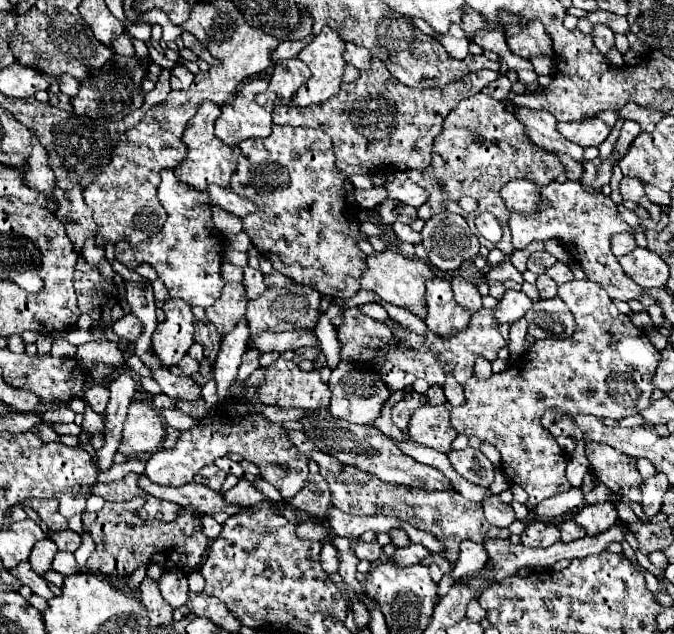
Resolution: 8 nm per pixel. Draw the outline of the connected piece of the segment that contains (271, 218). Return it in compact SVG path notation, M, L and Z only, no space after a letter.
M273 126L269 138L249 138L249 140L239 142L239 148L241 148L241 154L239 154L239 160L237 160L237 170L231 176L231 190L235 194L251 200L257 206L257 210L253 214L243 218L243 230L249 234L249 238L251 238L253 246L257 248L257 252L263 258L267 258L273 264L273 268L277 272L281 272L283 276L289 276L293 280L305 280L305 284L317 284L317 290L323 292L323 294L329 294L329 296L335 296L335 298L351 298L351 296L355 296L359 292L359 280L361 280L361 272L365 270L365 258L367 258L357 248L355 240L357 240L357 236L363 236L363 238L367 238L367 236L359 230L361 222L359 222L359 216L357 216L359 214L359 204L355 200L355 188L353 188L351 180L335 166L329 136L325 132L321 132L321 130L311 130L311 128Z

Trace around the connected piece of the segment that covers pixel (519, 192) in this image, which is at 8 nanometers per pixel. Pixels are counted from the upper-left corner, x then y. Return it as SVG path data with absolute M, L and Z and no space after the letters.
M513 180L505 184L501 196L511 212L535 212L541 202L539 186L527 180Z

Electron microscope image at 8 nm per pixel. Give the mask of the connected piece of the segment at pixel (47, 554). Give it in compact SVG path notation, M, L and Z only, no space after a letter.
M45 538L45 540L39 540L33 550L31 550L31 556L29 556L29 564L31 568L37 572L37 574L45 574L49 568L51 568L51 562L53 562L53 556L57 552L57 546L53 540Z

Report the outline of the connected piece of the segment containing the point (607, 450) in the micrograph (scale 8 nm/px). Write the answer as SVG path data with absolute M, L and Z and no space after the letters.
M587 444L585 454L601 484L605 484L611 492L635 502L635 494L639 494L643 478L631 456L605 444Z

